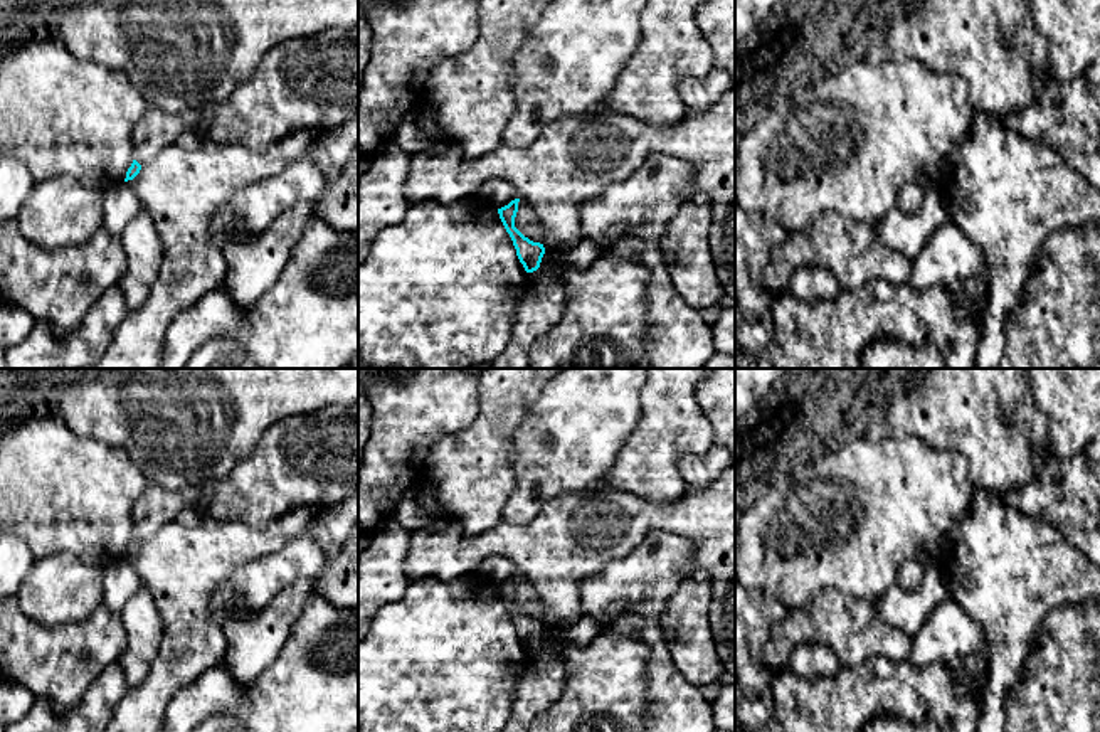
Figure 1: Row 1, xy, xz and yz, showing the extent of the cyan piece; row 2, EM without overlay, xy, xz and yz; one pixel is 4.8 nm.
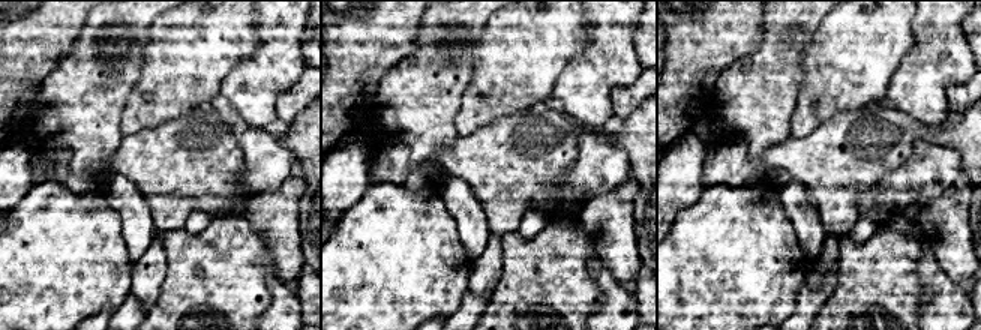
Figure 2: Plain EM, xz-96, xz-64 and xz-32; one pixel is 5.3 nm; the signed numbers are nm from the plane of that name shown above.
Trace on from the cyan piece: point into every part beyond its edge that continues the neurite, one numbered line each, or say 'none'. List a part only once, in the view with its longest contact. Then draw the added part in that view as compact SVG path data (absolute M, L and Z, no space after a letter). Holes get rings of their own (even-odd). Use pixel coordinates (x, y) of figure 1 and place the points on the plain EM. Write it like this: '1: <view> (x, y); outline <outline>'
none

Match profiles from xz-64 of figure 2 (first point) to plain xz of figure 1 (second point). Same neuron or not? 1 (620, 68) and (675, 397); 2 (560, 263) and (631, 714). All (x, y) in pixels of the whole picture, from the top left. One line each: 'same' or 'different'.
1: same
2: same

